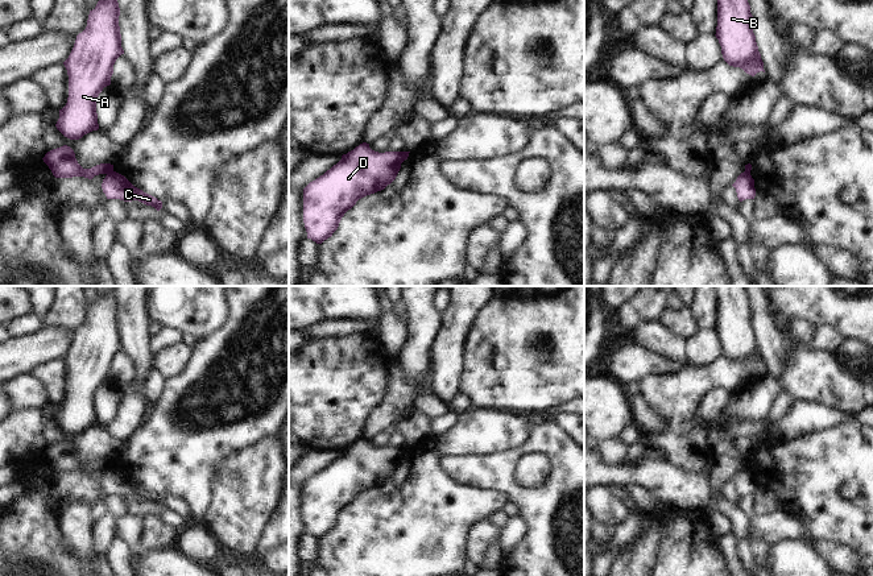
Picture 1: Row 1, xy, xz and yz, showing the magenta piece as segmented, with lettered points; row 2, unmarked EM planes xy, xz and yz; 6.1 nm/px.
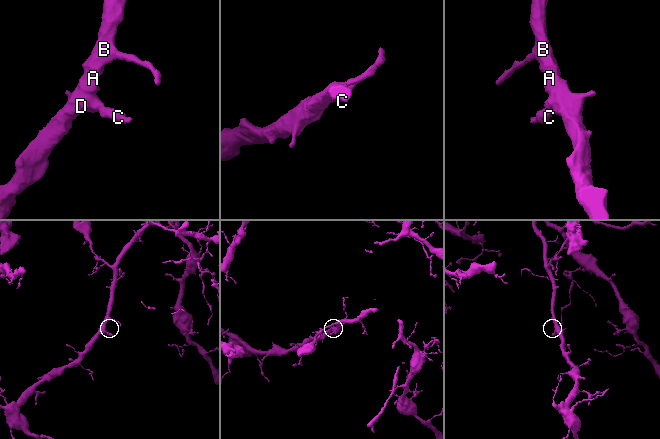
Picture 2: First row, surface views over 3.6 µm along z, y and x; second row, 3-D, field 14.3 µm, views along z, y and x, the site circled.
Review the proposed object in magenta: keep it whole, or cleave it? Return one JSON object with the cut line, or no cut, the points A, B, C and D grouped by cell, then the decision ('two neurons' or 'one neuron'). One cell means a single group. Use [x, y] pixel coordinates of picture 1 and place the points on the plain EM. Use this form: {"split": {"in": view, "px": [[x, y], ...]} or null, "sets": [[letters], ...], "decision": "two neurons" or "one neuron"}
{"split": {"in": "xy", "px": [[112, 465], [107, 469]]}, "sets": [["A", "B", "D"], ["C"]], "decision": "two neurons"}

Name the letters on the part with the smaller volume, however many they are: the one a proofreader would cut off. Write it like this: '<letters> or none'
C

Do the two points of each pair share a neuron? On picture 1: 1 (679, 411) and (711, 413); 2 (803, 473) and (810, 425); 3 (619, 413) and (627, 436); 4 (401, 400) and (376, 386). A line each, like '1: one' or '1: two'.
1: two
2: two
3: two
4: two

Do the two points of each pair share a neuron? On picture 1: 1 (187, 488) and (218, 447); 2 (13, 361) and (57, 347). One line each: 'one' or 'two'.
1: one
2: one

